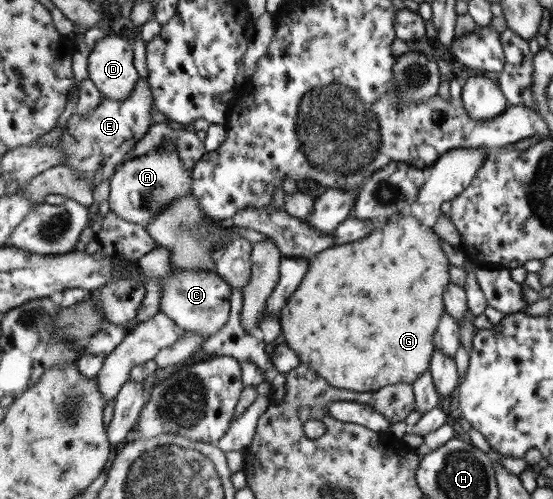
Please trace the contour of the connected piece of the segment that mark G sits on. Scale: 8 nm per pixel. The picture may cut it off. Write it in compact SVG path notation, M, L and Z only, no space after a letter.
M409 211L402 213L397 221L389 221L375 229L371 235L362 239L344 244L336 245L316 254L311 258L308 273L303 277L300 287L290 296L286 307L281 311L281 329L283 339L300 357L302 364L314 368L332 387L342 390L358 392L374 392L382 390L384 386L393 386L397 383L413 384L430 369L432 356L436 351L435 335L438 331L439 323L444 317L445 311L445 291L448 290L450 282L449 256L442 249L442 239L421 220L416 219Z

